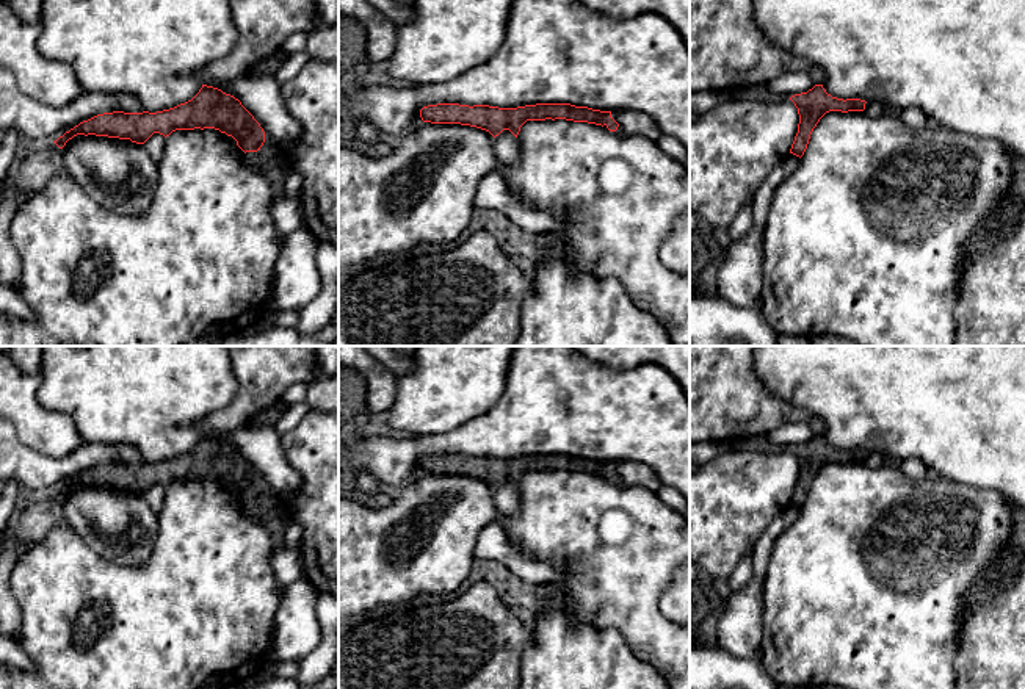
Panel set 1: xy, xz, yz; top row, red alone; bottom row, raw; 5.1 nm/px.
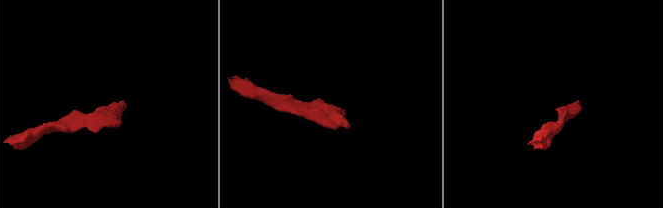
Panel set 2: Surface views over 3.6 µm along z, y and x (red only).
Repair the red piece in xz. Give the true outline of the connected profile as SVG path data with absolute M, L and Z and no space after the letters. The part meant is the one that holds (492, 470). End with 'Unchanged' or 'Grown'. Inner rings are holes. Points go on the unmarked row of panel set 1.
M437 454L420 460L423 473L431 474L461 474L489 482L494 489L503 481L509 481L516 489L527 471L566 470L574 473L588 473L621 487L622 479L618 474L616 462L600 462L570 454L536 454L517 459L498 459L489 456L459 456Z. Grown

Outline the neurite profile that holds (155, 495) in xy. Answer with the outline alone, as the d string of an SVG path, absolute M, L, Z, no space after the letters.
M154 484L143 496L147 501L149 507L155 514L158 514L165 501L165 487L160 484Z

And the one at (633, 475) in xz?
M621 460L616 464L618 464L618 474L622 479L624 485L641 487L652 493L660 492L661 482L649 467L636 464L633 460Z

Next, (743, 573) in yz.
M748 551L744 557L738 562L730 578L723 586L727 593L735 593L743 590L748 583L754 578L754 562L752 551Z

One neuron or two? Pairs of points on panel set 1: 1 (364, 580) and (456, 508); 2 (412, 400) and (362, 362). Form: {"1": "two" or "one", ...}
{"1": "one", "2": "two"}

